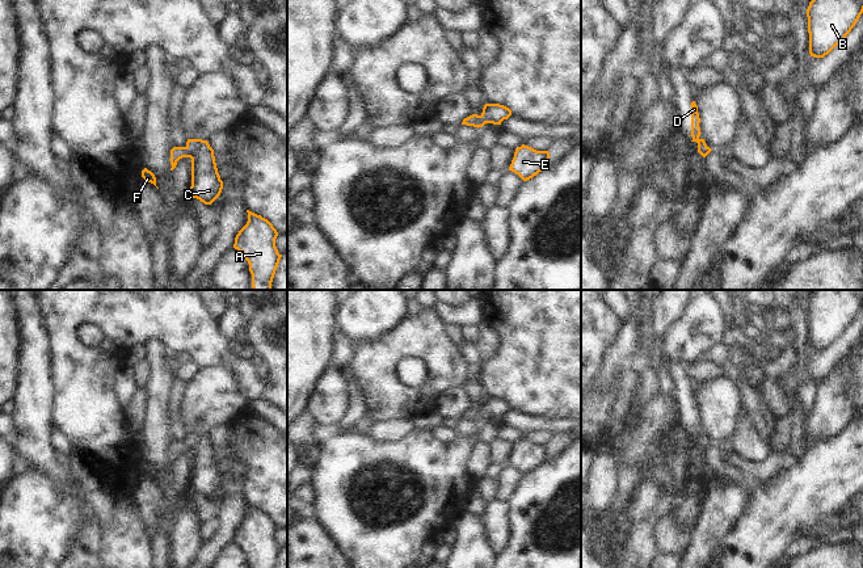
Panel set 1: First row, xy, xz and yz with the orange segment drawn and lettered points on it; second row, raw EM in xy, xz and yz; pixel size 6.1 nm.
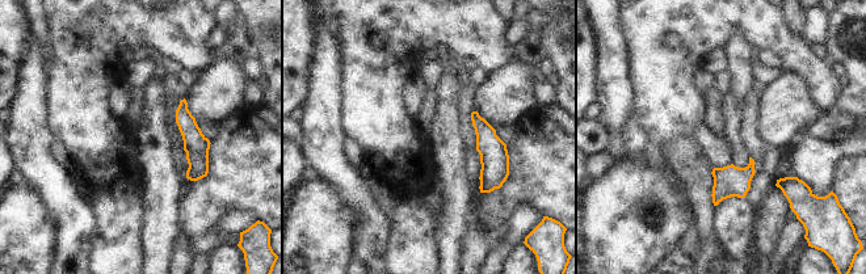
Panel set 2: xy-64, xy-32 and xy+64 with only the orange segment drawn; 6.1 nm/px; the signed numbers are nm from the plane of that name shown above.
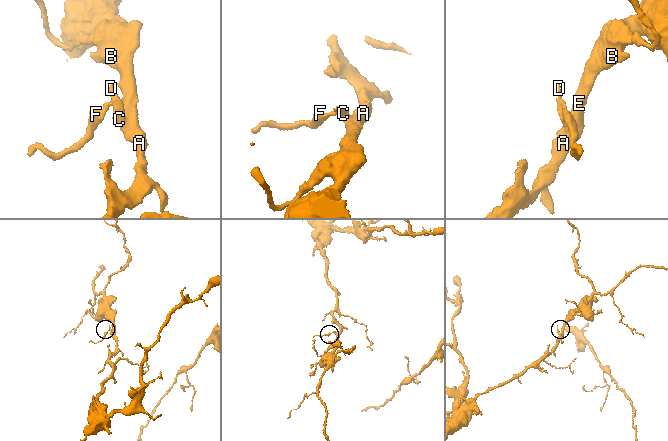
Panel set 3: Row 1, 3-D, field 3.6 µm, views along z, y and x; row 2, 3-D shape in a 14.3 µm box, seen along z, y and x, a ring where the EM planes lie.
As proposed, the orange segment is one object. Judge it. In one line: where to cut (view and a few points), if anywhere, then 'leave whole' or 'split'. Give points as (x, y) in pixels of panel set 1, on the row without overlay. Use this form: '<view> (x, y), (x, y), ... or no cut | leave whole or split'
no cut | leave whole

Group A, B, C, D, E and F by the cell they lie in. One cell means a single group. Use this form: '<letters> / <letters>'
A B C D E F

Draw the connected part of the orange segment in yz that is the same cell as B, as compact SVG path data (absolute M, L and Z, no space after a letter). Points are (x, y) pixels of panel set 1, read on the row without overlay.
M813 290L807 303L809 348L824 352L855 320L863 307L863 290Z

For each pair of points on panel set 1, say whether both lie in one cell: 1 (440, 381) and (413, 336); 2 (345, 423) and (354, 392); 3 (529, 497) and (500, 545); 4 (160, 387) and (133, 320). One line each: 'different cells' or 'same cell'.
1: same cell
2: same cell
3: different cells
4: different cells

